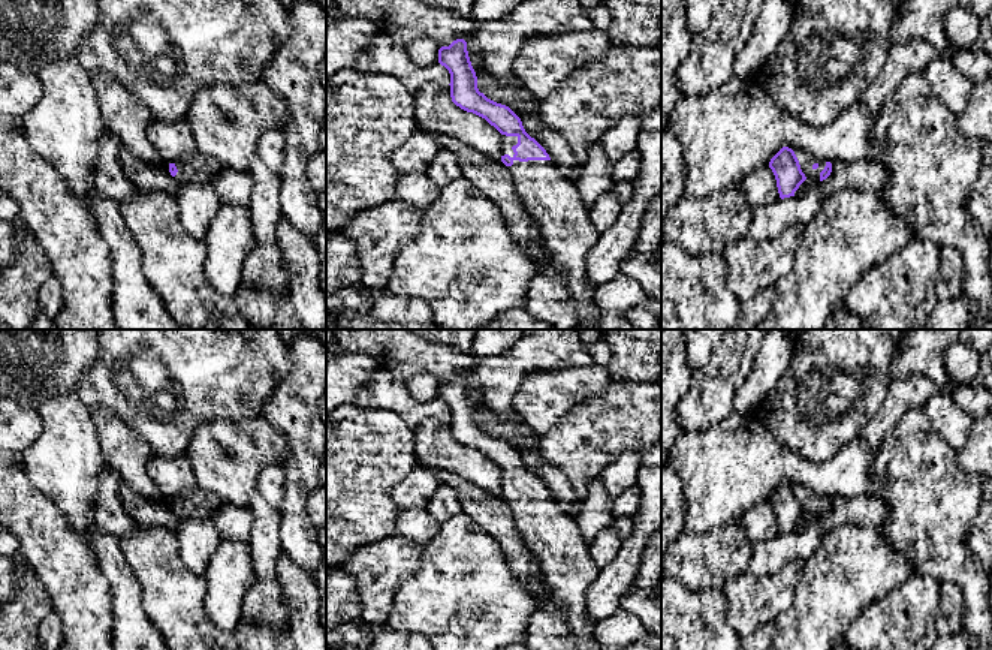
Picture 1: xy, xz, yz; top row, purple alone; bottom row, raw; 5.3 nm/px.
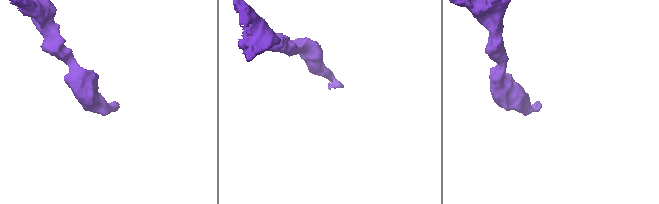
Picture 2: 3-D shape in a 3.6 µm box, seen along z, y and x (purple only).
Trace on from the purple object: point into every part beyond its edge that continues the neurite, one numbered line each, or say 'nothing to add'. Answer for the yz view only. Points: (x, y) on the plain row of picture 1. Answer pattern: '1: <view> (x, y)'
1: yz (805, 496)

